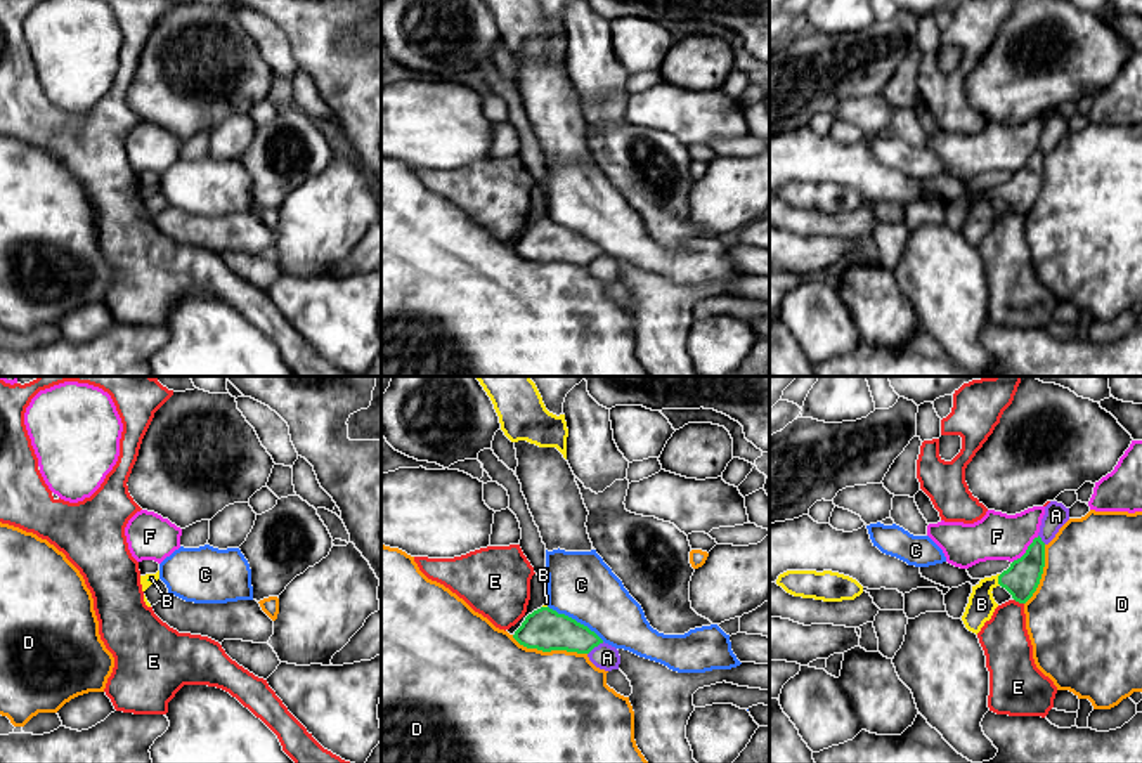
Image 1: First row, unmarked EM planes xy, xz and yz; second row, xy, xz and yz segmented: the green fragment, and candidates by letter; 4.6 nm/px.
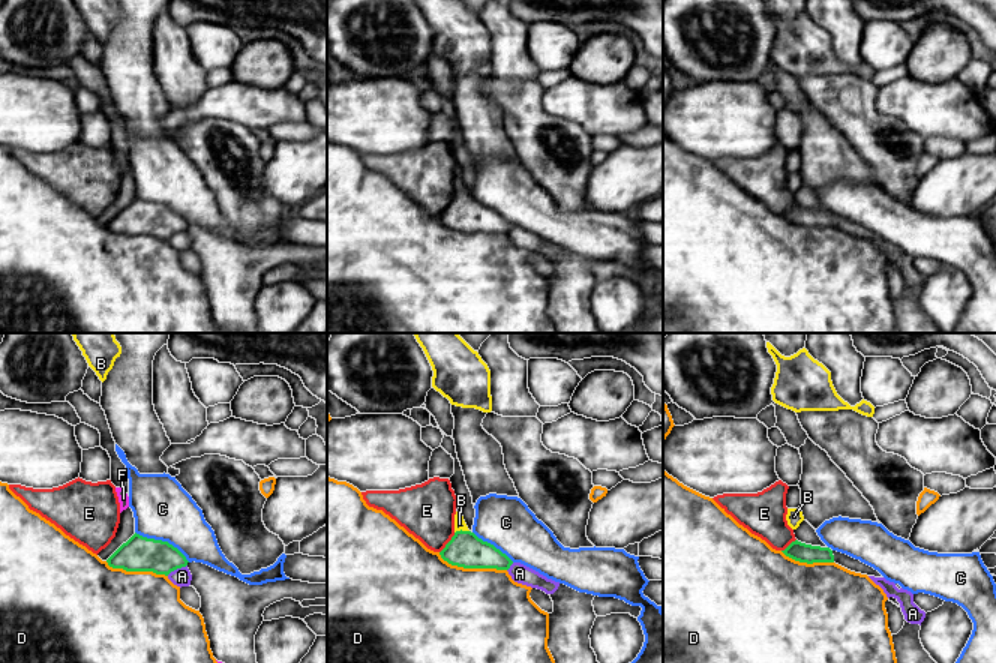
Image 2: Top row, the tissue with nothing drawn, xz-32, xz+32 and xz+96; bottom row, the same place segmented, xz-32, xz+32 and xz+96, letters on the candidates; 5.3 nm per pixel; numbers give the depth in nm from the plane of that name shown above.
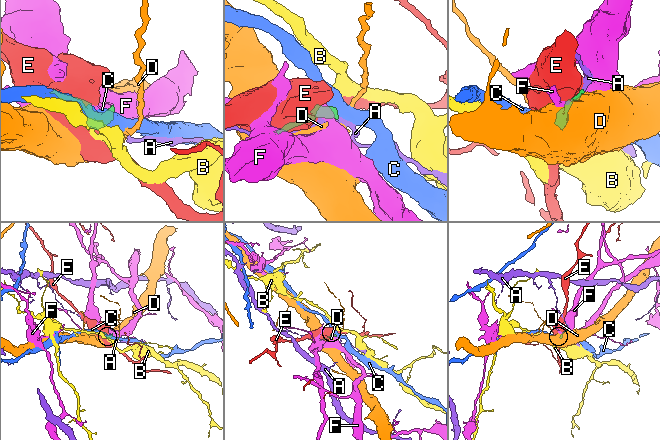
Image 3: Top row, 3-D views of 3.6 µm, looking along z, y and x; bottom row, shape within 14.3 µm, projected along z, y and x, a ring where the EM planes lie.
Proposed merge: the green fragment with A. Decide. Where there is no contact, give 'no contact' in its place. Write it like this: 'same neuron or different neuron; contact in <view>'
different neuron; contact in xz

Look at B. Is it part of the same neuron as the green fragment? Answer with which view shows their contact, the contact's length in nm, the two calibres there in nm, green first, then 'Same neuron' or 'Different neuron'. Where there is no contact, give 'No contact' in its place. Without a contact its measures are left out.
Touches green in yz. Shared border 60 nm. Thickness 160 nm (green) against 130 nm. Same neuron

